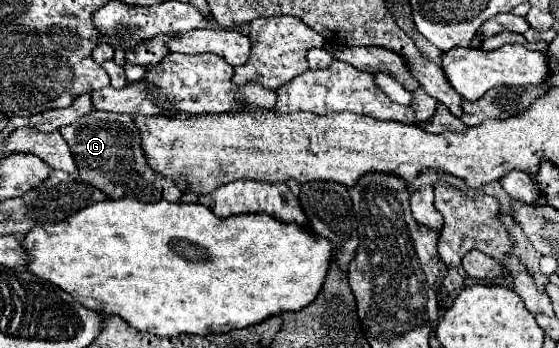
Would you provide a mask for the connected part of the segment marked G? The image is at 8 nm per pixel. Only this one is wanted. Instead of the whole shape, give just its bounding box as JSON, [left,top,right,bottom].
[60,111,182,201]

